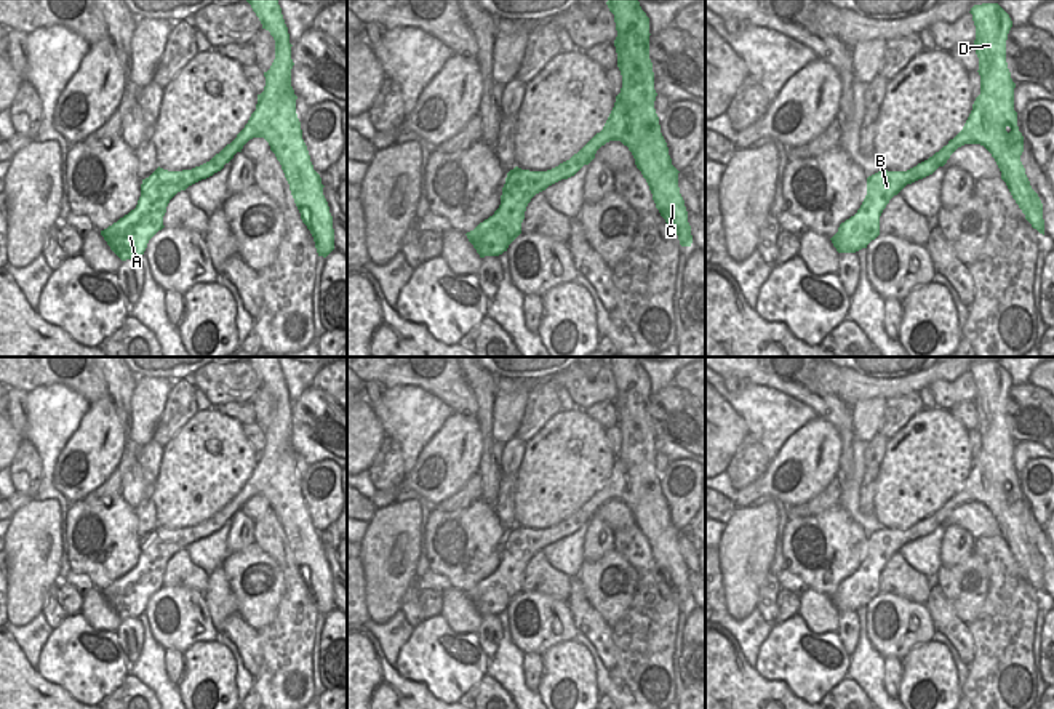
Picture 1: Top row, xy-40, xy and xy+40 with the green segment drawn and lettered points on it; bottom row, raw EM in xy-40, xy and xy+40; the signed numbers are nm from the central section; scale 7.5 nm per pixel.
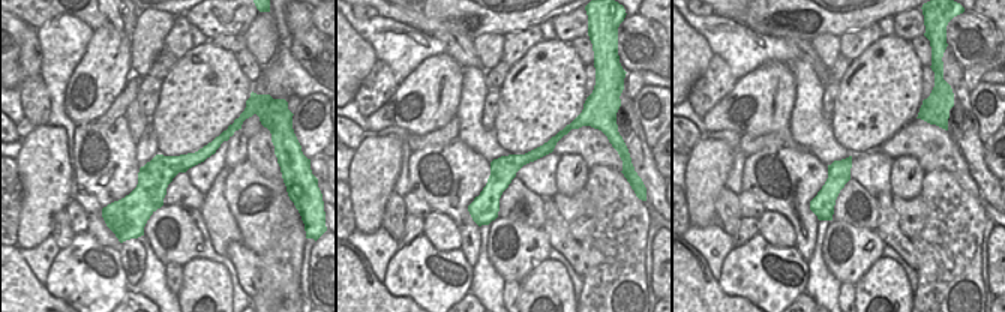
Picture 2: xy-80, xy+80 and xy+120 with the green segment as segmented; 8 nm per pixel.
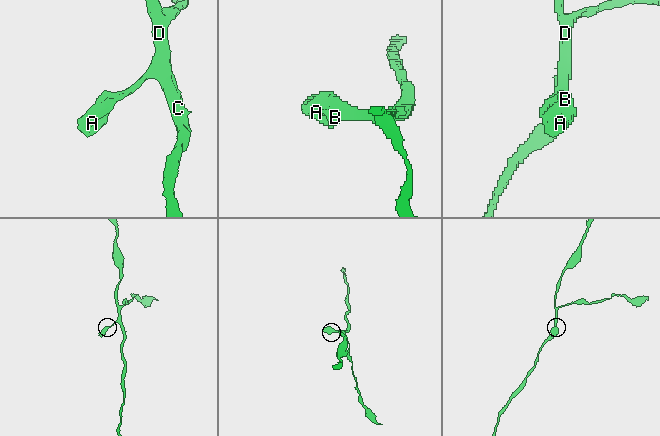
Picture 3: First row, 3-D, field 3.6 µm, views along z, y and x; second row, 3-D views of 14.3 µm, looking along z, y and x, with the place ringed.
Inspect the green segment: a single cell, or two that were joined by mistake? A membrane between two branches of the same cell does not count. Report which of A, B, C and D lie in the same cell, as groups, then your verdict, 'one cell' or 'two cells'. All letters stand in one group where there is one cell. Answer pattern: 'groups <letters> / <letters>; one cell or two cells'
groups A B C D; one cell

